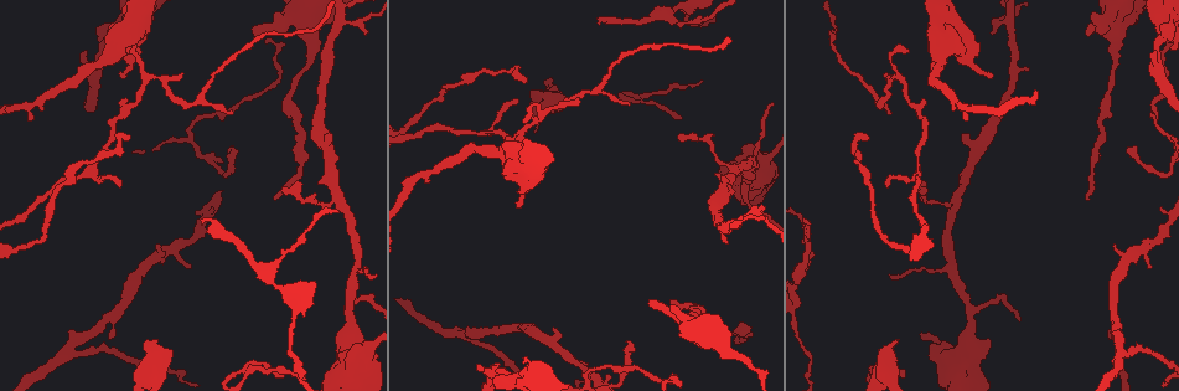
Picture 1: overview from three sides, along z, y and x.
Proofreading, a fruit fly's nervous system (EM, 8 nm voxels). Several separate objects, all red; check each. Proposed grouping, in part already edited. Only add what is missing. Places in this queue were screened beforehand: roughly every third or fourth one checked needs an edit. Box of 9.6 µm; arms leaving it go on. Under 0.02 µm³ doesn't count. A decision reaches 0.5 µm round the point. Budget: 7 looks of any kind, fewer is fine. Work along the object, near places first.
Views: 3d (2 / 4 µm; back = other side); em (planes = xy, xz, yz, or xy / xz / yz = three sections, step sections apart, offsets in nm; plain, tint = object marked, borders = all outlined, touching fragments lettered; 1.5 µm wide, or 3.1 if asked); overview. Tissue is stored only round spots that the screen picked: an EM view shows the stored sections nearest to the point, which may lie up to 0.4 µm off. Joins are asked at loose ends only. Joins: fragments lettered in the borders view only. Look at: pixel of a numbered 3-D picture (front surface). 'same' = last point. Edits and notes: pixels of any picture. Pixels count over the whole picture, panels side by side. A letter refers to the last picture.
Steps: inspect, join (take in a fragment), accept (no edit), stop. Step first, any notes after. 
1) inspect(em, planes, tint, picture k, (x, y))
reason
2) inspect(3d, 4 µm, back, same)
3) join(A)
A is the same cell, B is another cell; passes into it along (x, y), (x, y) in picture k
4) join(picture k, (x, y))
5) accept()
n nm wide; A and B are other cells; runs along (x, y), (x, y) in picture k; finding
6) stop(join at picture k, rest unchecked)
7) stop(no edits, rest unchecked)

inspect(3d, 4 µm, back, picture 1, (585, 364))
tapers out

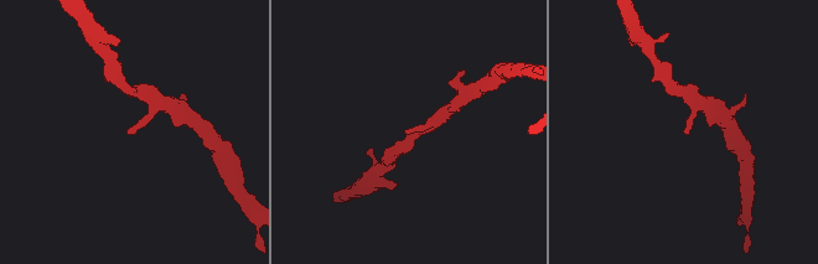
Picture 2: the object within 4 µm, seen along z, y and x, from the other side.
inspect(em, xz, step 4, borders, picture 2, (130, 132))

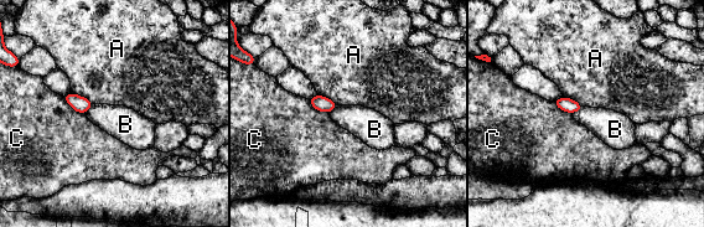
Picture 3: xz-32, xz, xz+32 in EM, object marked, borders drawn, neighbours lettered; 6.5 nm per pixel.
accept()
A, B and C are other cells; border along (584, 107), (572, 113) in picture 3; no lettered fragment goes on from it

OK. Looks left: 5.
inspect(em, planes, borders, picture 1, (145, 39))
stops while still wide

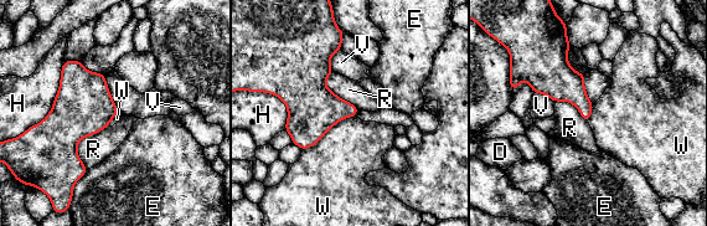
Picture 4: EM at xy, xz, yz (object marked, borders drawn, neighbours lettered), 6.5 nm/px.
accept()
D, E, H, R, V and W are other cells; border along (355, 114), (336, 122), (303, 150) in picture 4; no lettered fragment goes on from it

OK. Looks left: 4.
inspect(em, planes, borders, picture 1, (895, 341))
stops while still wide

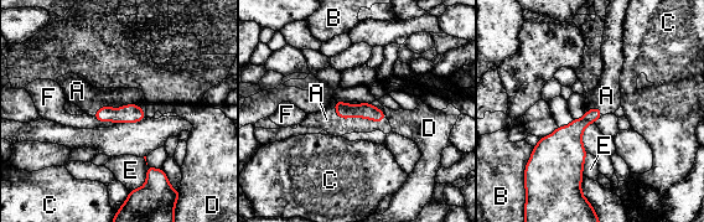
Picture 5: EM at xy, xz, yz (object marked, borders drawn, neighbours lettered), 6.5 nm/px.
join(A)
A is the same cell, B, C, D, E and F are other cells; passes into it along (343, 110), (355, 117), (326, 119) in picture 5; the neuron continues

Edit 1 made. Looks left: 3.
stop(join at picture 5, rest unchecked)

